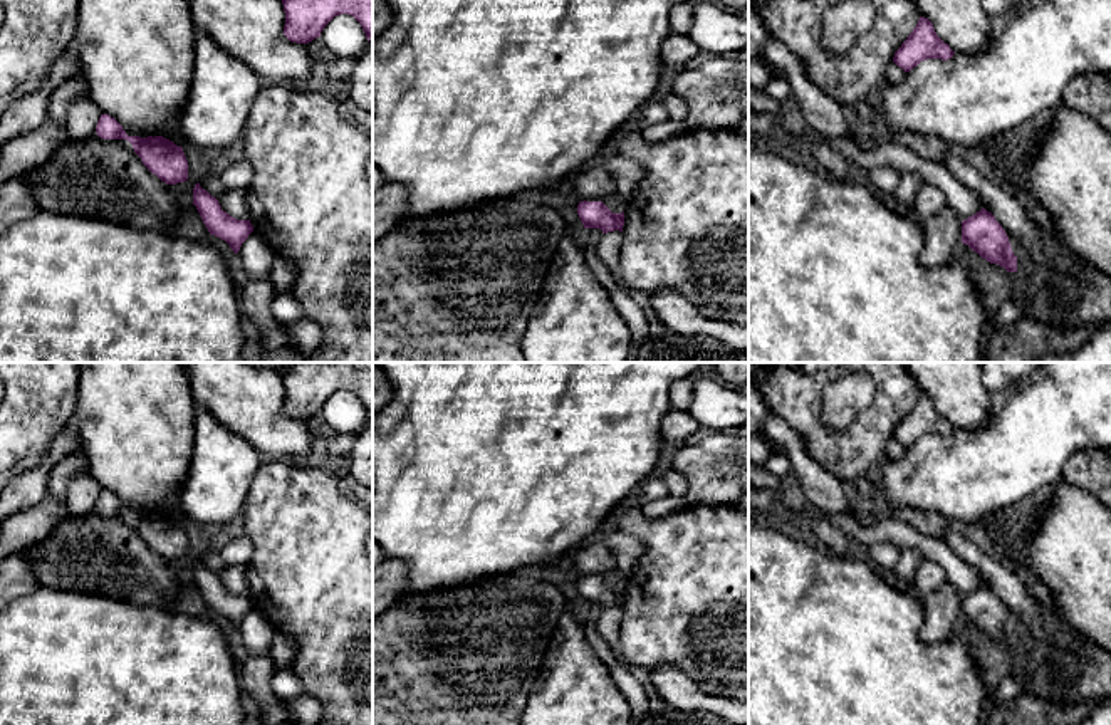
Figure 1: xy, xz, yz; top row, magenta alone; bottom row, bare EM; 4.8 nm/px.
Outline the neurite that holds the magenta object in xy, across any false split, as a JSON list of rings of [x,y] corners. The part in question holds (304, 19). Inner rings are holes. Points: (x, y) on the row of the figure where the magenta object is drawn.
[[[282,0],[285,12],[284,35],[290,42],[309,44],[337,15],[352,15],[366,39],[373,37],[373,0]]]

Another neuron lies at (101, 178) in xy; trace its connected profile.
[[[67,138],[39,168],[23,173],[39,210],[101,218],[138,230],[171,233],[181,206],[170,185],[153,175],[126,139]]]

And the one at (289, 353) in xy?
[[[285,346],[279,351],[263,349],[263,362],[305,362],[307,354],[299,352],[294,346]]]

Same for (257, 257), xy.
[[[252,232],[242,243],[238,257],[245,277],[270,279],[277,253],[257,232]]]

